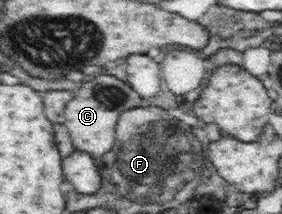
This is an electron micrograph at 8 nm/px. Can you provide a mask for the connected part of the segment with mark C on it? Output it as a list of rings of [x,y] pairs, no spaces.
[[[104,74],[86,81],[86,86],[82,86],[73,94],[73,98],[70,99],[64,111],[66,120],[62,123],[68,129],[76,151],[84,151],[90,153],[94,158],[98,158],[114,146],[116,142],[115,128],[121,114],[124,114],[126,110],[134,110],[134,107],[142,107],[142,102],[144,102],[143,98],[127,82],[118,80],[113,75]]]

